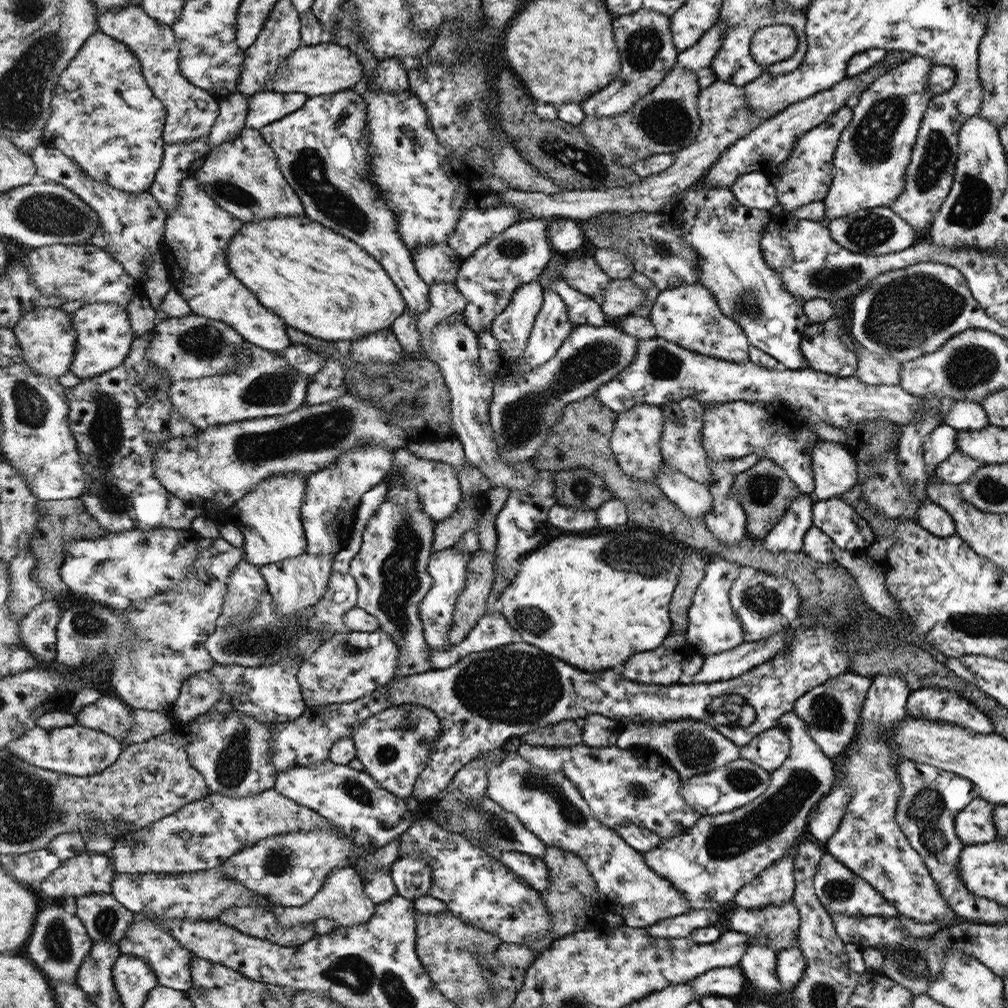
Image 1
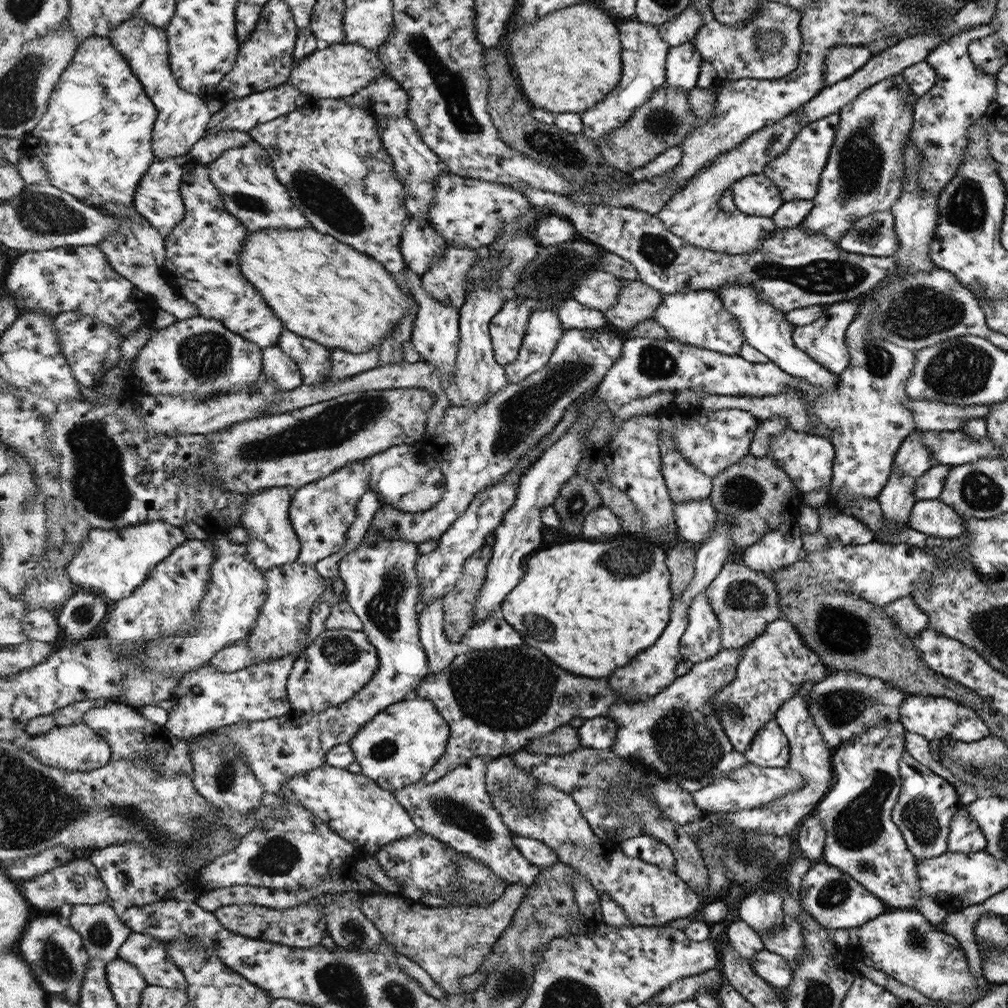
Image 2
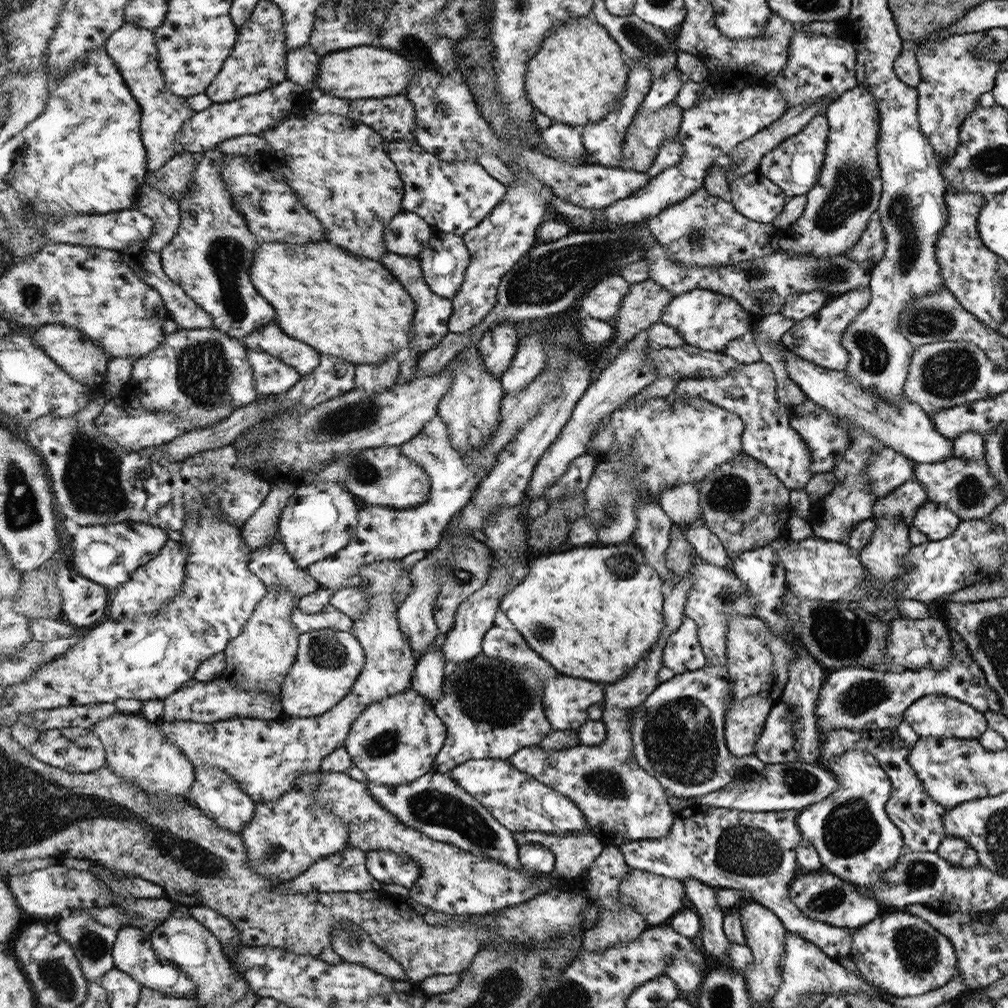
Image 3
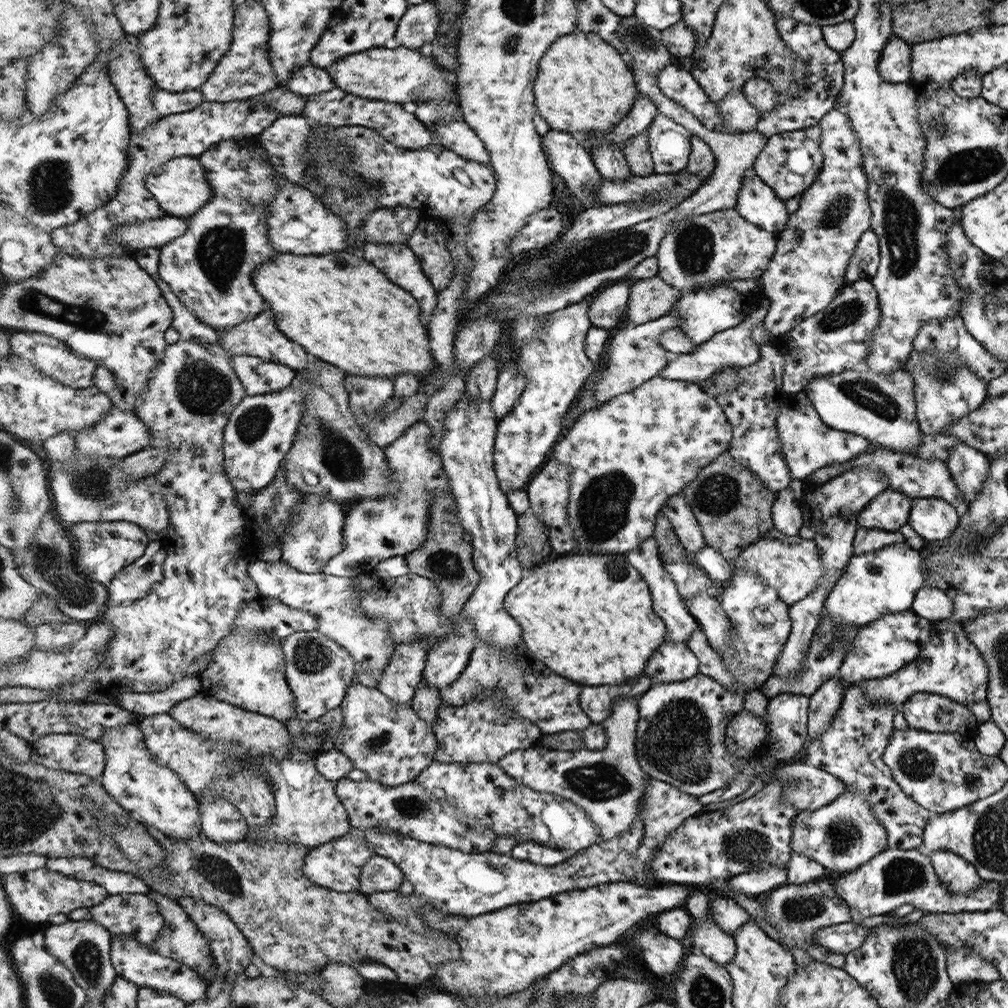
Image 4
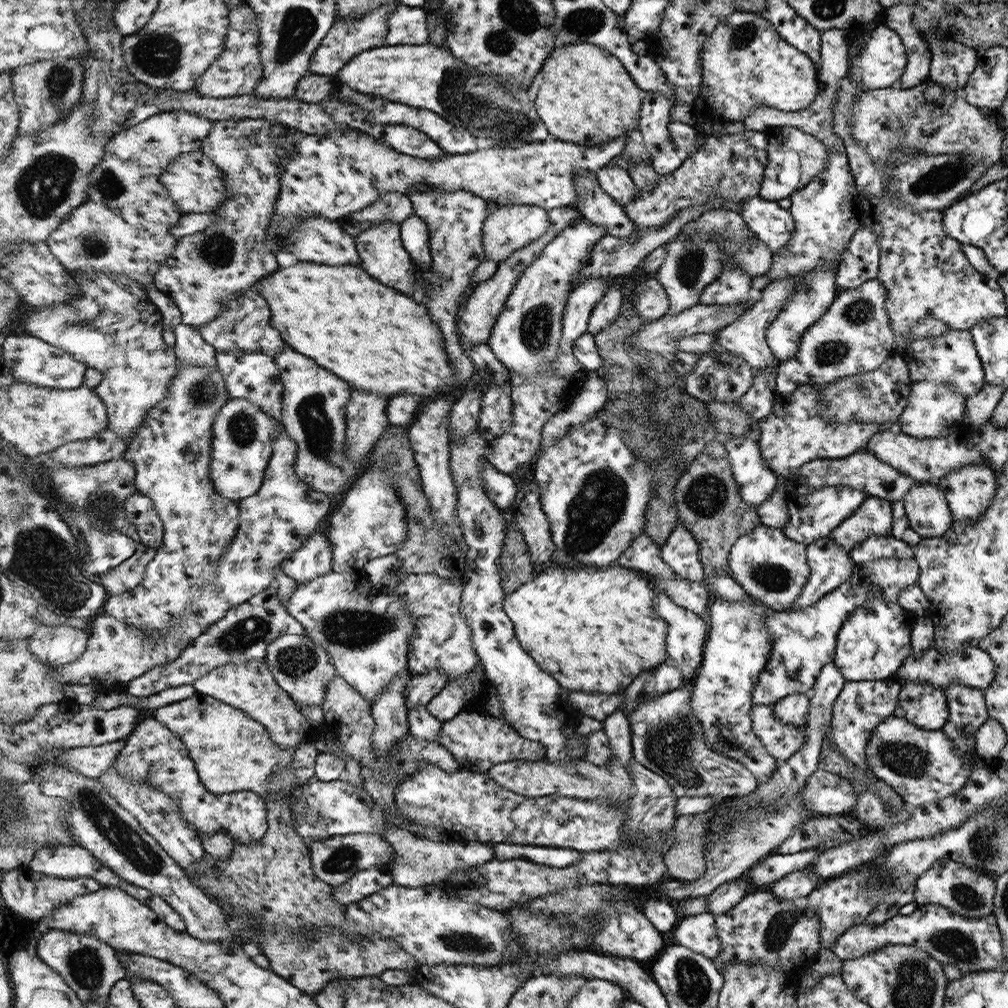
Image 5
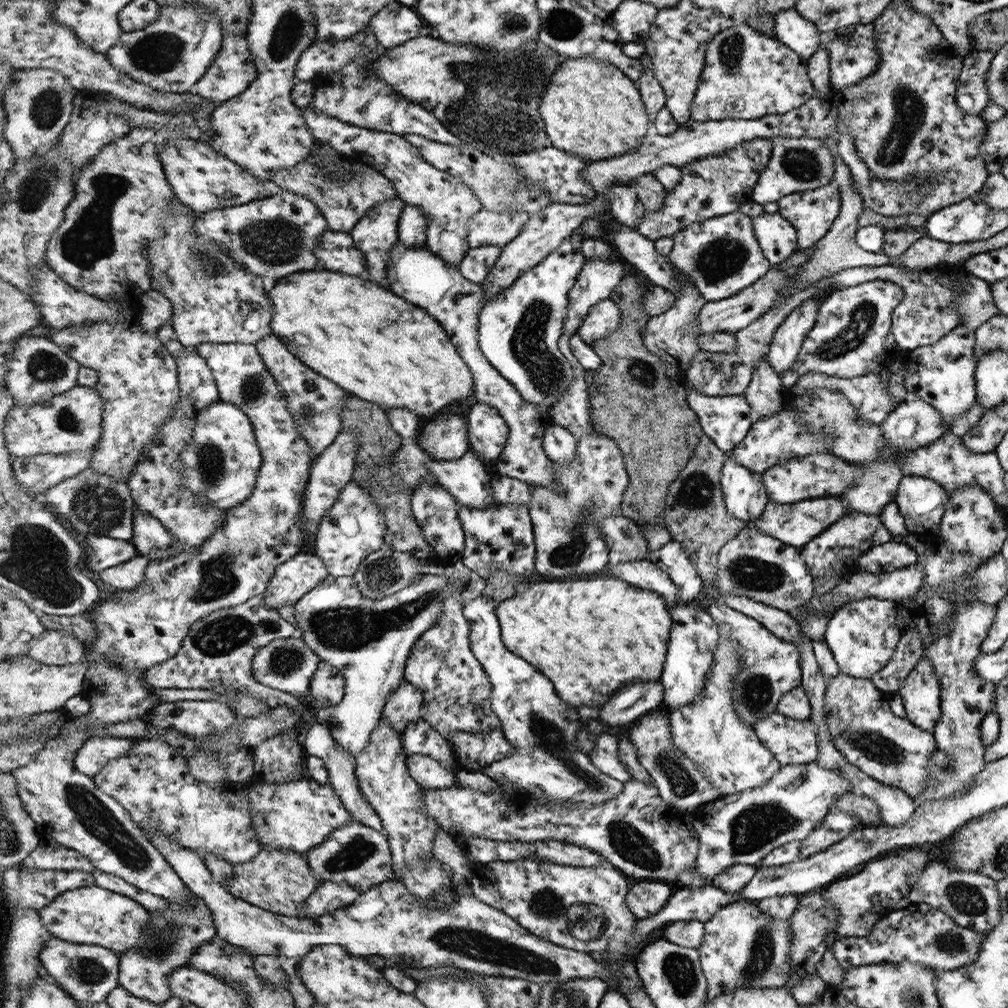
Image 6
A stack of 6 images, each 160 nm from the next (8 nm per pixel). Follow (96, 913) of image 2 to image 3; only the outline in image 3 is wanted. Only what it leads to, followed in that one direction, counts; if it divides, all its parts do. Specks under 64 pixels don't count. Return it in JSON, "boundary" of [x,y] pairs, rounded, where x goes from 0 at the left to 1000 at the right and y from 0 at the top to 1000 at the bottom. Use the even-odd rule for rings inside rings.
{"boundary":[[[89,901],[73,903],[67,911],[61,912],[58,917],[58,925],[76,943],[85,970],[89,974],[101,975],[102,970],[116,960],[112,946],[120,922],[103,917],[88,903]]]}

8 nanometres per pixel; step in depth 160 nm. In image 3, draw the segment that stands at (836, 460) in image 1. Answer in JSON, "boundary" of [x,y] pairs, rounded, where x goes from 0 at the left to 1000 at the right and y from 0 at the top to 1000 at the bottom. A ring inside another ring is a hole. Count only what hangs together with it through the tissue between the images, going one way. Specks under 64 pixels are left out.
{"boundary":[[[758,358],[741,360],[718,372],[718,375],[698,375],[676,377],[669,387],[673,395],[679,399],[687,395],[694,395],[700,399],[710,400],[734,412],[739,420],[736,434],[736,449],[751,455],[764,464],[772,475],[779,479],[783,486],[798,485],[808,471],[804,467],[806,451],[795,432],[787,426],[782,403],[772,397],[770,377],[766,365]]]}

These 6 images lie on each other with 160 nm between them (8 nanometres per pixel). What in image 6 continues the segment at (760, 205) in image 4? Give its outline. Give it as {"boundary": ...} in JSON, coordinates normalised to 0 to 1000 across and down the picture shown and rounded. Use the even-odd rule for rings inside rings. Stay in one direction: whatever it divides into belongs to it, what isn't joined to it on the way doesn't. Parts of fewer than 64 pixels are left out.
{"boundary":[[[775,212],[757,213],[747,217],[751,239],[766,262],[778,262],[792,249],[791,225]]]}

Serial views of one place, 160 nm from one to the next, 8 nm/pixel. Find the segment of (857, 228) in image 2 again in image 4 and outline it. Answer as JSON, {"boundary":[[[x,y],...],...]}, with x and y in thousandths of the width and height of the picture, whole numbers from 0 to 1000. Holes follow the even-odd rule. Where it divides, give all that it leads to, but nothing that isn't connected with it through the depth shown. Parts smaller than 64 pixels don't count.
{"boundary":[[[863,226],[850,240],[849,250],[846,252],[842,266],[838,270],[839,281],[863,279],[870,271],[872,258],[872,236]]]}

